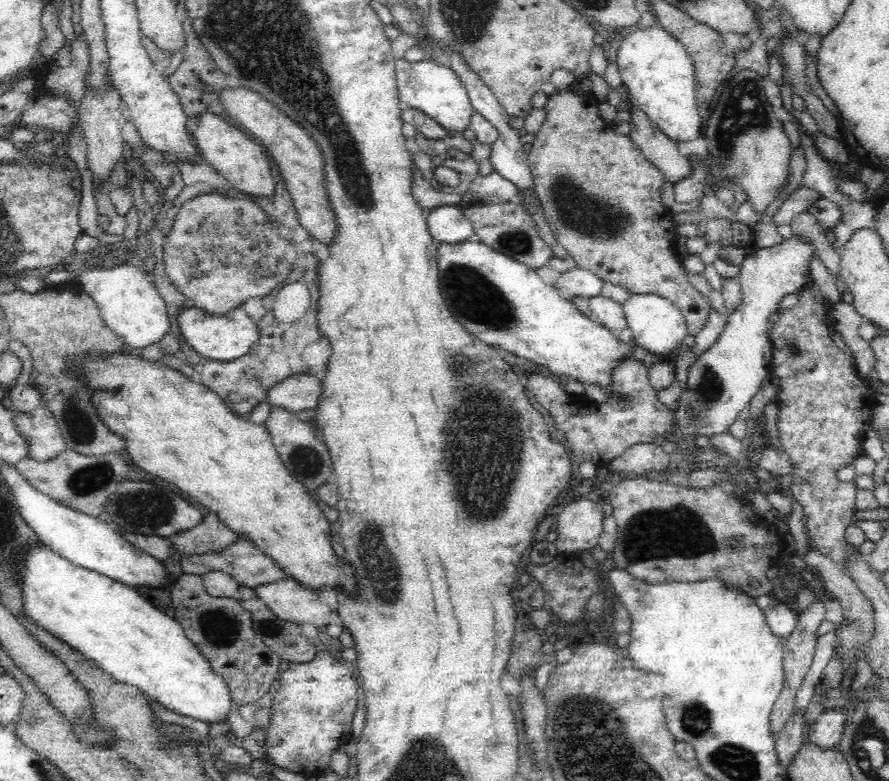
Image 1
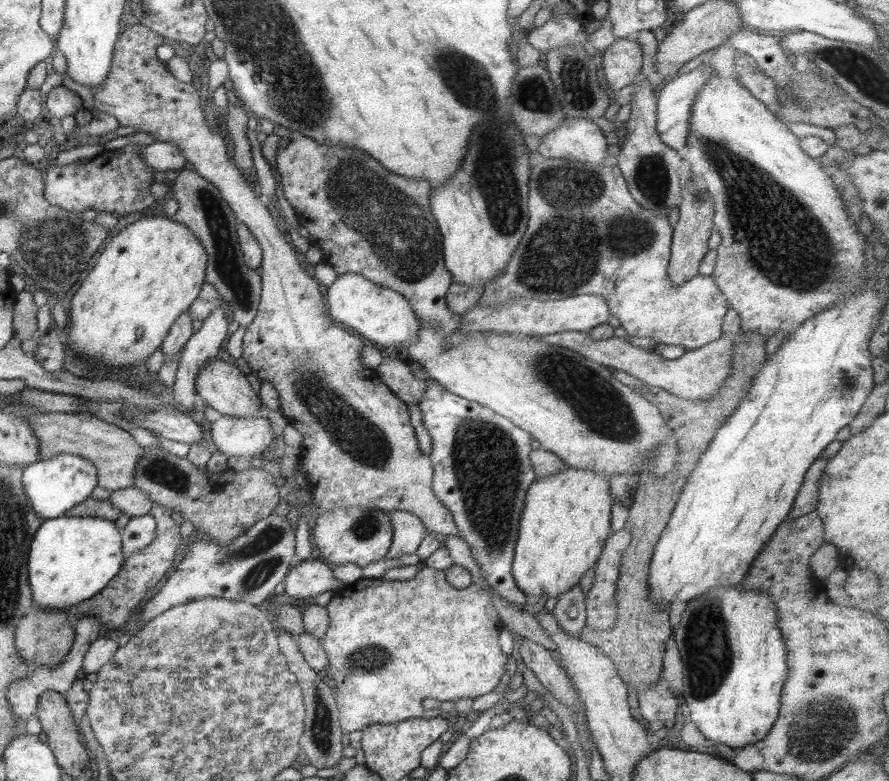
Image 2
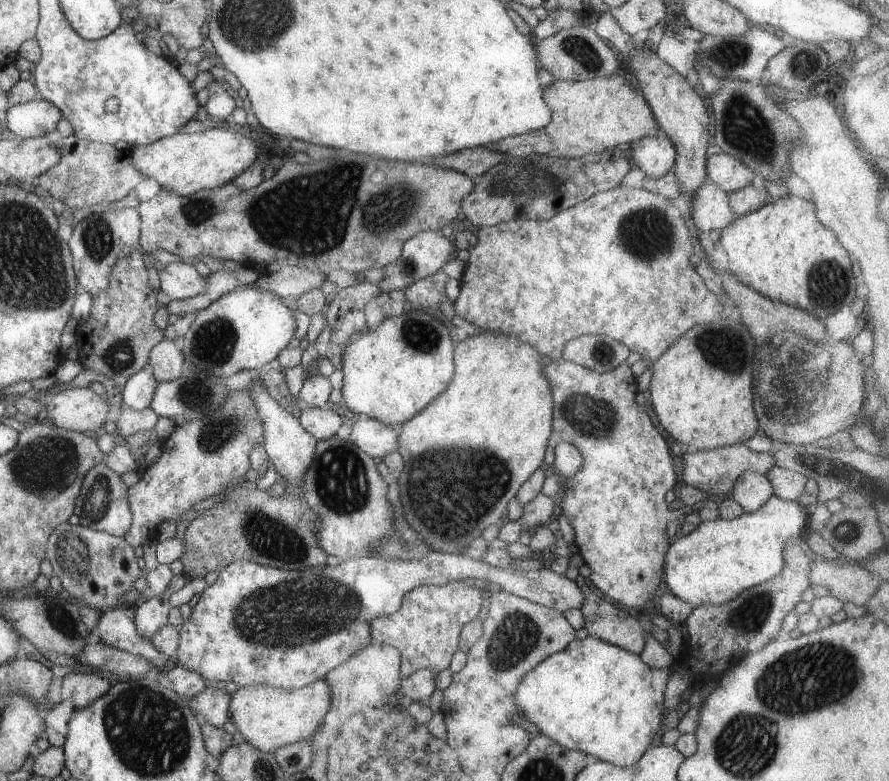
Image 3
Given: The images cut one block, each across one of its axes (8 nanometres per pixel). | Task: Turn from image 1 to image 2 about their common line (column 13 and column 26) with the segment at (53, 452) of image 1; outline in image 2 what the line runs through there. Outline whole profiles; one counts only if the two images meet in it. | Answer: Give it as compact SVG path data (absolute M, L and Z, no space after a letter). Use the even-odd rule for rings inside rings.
M36 412L34 414L26 414L23 416L23 421L29 423L29 429L33 431L33 435L37 437L37 453L39 459L47 459L57 456L61 453L73 453L79 457L93 463L95 471L97 471L97 485L99 488L109 492L113 490L133 487L134 478L133 470L137 460L143 456L143 448L135 442L131 434L113 424L107 424L97 417L93 417L87 413L61 413L61 412Z

